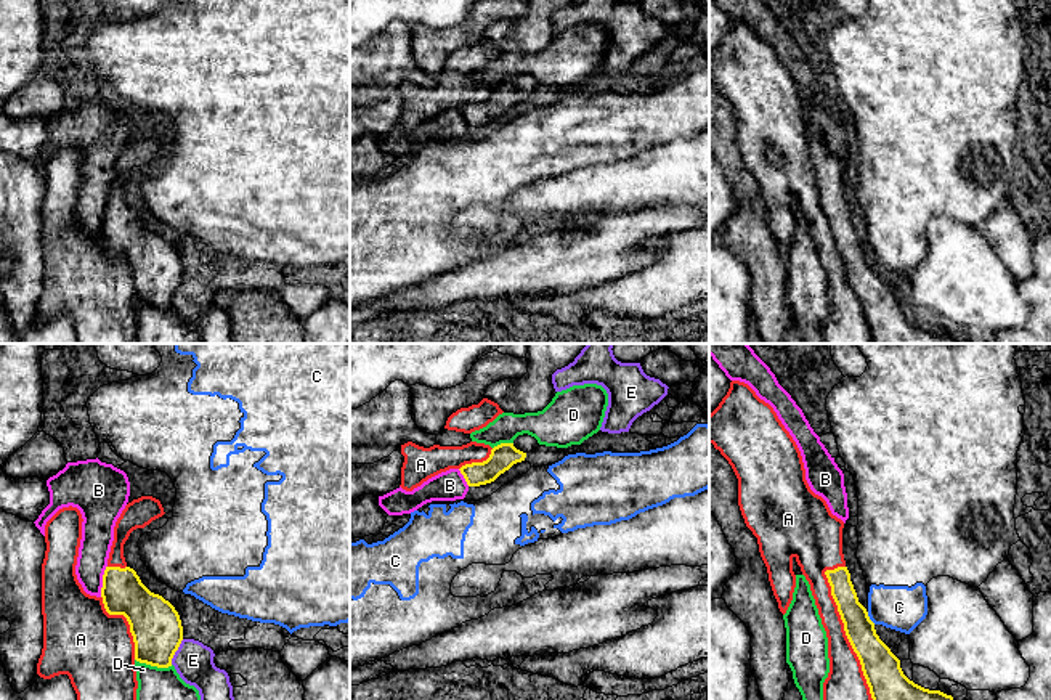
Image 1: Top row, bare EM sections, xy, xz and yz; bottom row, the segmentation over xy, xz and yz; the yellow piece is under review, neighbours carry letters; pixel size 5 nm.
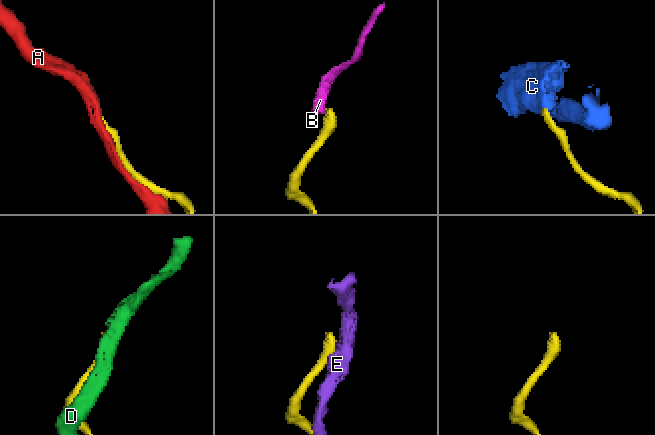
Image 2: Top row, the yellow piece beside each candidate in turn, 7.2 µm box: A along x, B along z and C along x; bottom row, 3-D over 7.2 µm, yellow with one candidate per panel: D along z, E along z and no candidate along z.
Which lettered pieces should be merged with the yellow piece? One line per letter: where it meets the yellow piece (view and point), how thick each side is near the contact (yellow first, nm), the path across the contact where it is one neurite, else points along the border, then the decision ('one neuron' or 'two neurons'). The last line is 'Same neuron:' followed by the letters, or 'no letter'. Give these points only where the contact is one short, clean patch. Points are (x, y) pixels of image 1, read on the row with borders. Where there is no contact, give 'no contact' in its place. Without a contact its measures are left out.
A: yz (846, 634) | 190/190 nm | one neuron
B: xy (103, 581) | 220/160 nm | along xy (106, 565), (101, 575), (100, 596) | two neurons
C: yz (868, 618) | 180/220 nm | along yz (867, 612), (875, 623) | two neurons
D: xy (154, 665) | 260/160 nm | two neurons
E: xy (175, 651) | 260/200 nm | two neurons
Same neuron: A

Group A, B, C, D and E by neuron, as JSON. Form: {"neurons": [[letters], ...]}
{"neurons": [["A"], ["B"], ["C"], ["D"], ["E"]]}

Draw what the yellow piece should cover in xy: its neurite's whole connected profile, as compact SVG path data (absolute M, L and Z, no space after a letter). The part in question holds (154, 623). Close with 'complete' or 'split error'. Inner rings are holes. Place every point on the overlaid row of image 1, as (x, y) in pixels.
M152 496L125 506L114 527L99 597L87 594L75 575L80 511L63 507L45 525L43 649L37 674L43 679L67 674L77 700L136 700L136 661L172 666L183 641L180 615L141 583L124 557L130 533L164 514Z; split error

